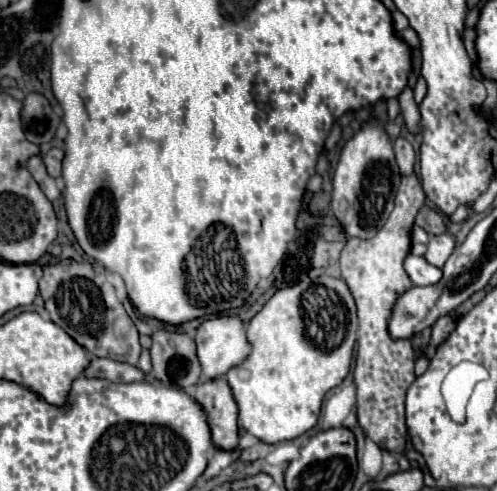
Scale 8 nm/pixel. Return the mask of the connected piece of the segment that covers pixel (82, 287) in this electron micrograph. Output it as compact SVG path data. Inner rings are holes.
M76 261L48 265L44 267L44 277L40 281L40 295L46 301L50 319L88 353L94 357L118 357L118 361L136 365L140 357L138 331L118 301L104 271Z

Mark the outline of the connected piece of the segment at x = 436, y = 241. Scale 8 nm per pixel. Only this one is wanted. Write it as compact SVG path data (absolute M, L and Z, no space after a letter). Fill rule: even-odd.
M450 233L434 235L428 241L428 251L426 251L424 259L434 267L442 267L452 251L454 251L454 237Z

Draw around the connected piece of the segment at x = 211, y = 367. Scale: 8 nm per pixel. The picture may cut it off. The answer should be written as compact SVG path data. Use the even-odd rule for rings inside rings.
M214 317L208 321L202 321L202 325L196 331L196 353L202 367L202 373L208 381L224 377L232 367L240 365L250 355L250 343L246 339L246 325L238 317Z

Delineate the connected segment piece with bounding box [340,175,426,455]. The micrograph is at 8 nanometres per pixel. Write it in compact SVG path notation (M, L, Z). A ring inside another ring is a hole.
M416 175L402 177L396 193L396 207L390 213L386 225L368 241L350 239L340 257L342 279L350 287L350 293L358 307L358 342L354 383L356 383L356 409L358 423L364 433L388 453L404 453L406 447L406 423L404 423L404 397L406 389L416 379L414 361L416 351L412 339L392 339L388 333L390 309L398 301L398 293L406 293L414 283L404 271L404 259L410 253L410 229L418 209L424 205L424 191Z

